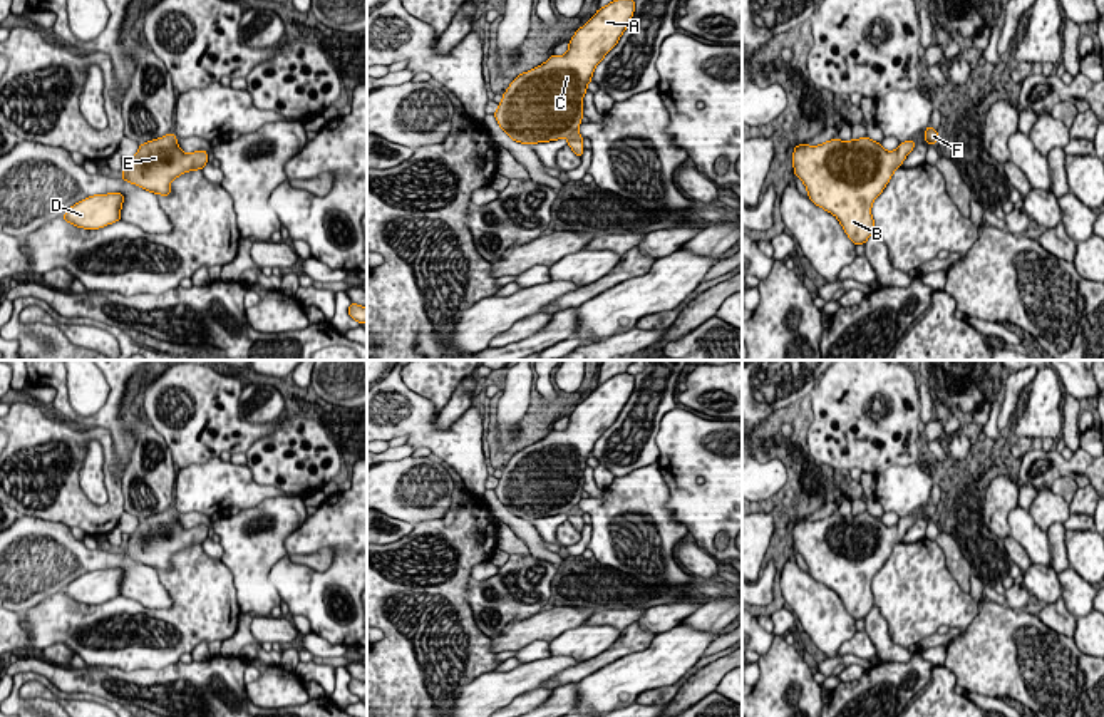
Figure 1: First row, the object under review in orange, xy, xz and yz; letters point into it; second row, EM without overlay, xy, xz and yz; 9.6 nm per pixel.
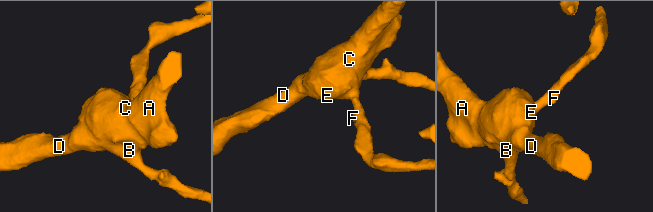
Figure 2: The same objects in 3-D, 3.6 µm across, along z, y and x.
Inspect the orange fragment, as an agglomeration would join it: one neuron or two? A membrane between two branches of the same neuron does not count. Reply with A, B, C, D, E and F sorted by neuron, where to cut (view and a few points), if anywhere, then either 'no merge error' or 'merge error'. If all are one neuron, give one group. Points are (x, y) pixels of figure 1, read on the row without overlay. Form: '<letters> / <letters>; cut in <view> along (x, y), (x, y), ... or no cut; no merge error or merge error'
A B C D E F; no cut; no merge error

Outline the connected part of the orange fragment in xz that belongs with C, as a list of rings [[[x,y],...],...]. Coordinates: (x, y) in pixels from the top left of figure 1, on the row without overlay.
[[[613,375],[576,405],[565,431],[551,431],[544,439],[519,449],[494,487],[501,504],[523,519],[565,513],[581,533],[585,523],[578,503],[586,461],[595,442],[628,402],[633,385],[635,375]]]

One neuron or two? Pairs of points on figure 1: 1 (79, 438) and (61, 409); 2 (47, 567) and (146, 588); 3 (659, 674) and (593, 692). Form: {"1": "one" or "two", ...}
{"1": "two", "2": "one", "3": "one"}

